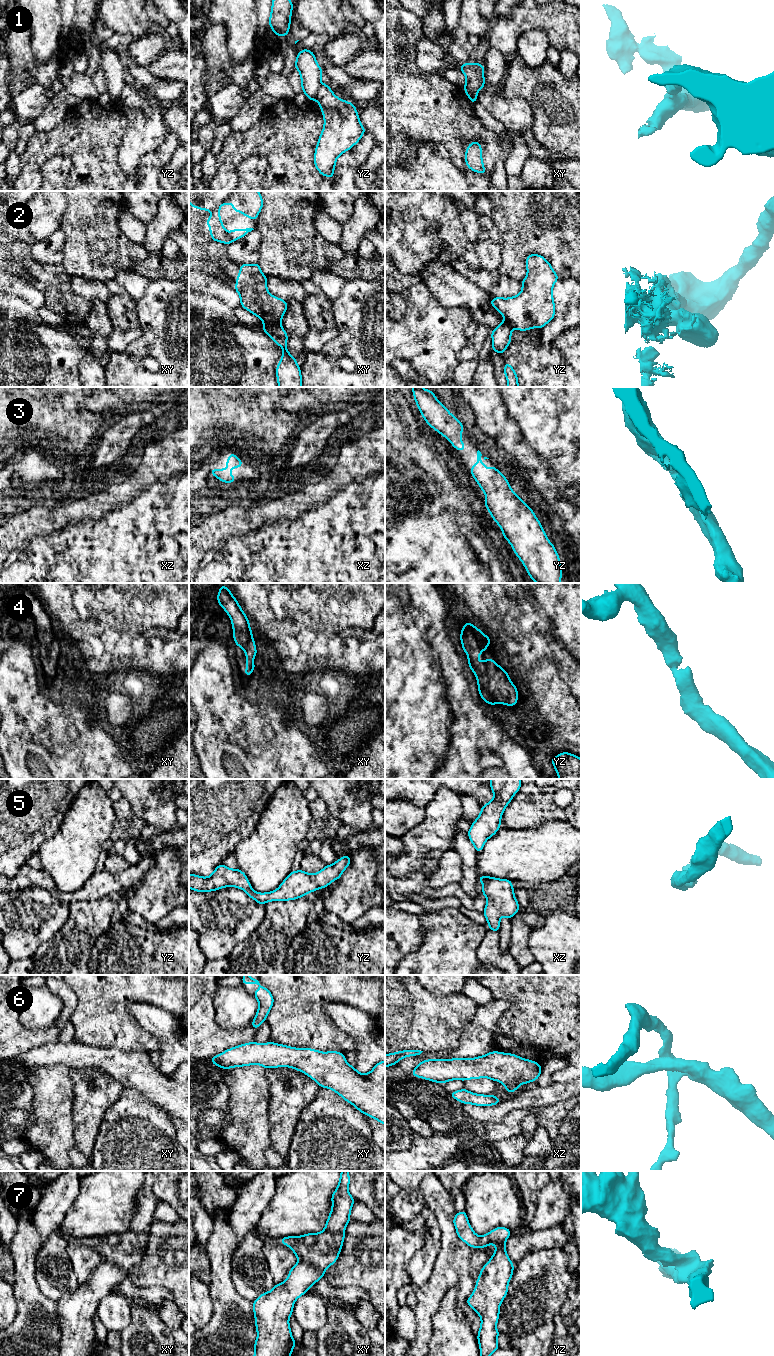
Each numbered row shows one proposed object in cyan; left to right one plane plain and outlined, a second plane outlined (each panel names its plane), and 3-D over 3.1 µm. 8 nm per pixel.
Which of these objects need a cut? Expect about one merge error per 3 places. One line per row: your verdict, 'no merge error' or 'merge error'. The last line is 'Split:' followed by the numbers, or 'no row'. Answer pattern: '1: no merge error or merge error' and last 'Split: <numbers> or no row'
1: merge error
2: merge error
3: no merge error
4: no merge error
5: no merge error
6: no merge error
7: no merge error
Split: 1, 2

